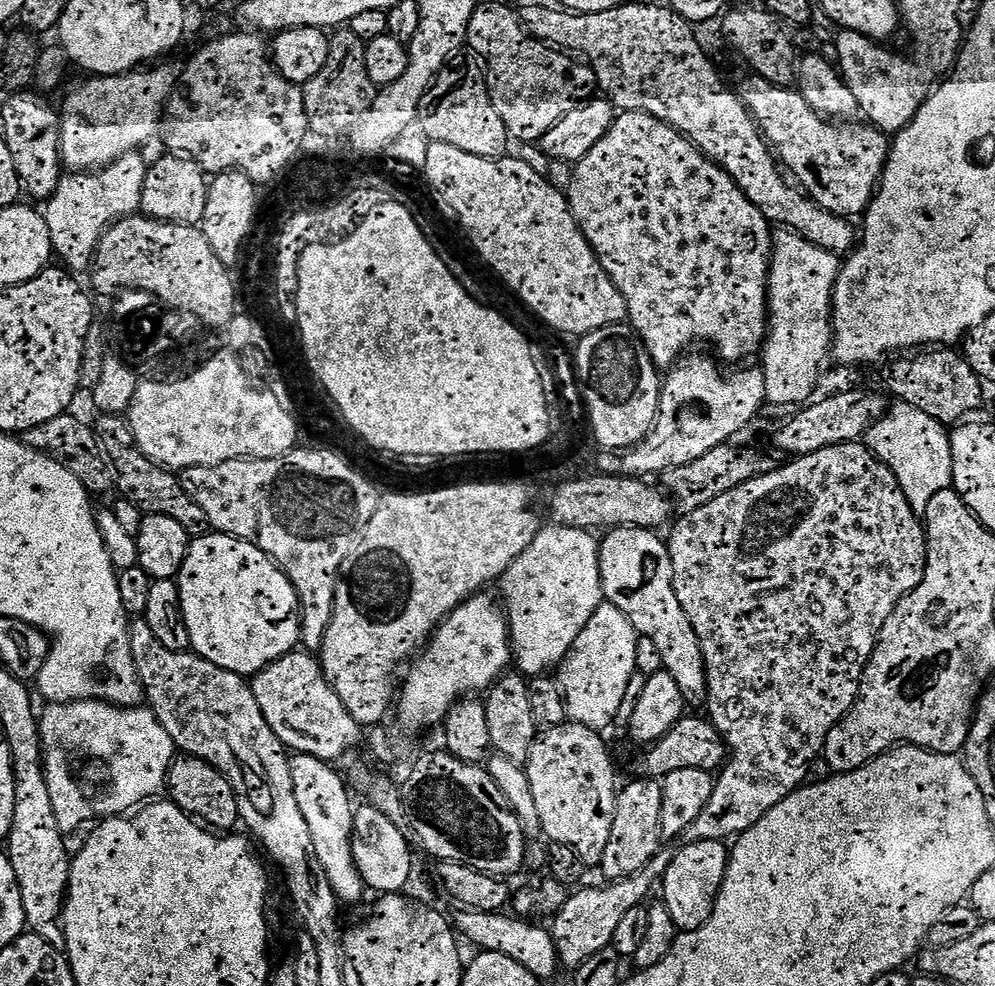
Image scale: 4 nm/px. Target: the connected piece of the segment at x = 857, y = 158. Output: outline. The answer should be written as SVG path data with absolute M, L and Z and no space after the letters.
M759 78L753 81L753 84L746 85L744 92L742 91L742 101L777 161L782 165L783 171L803 189L809 200L825 212L845 218L863 217L868 205L872 203L880 177L884 174L884 166L888 162L889 137L880 129L864 122L859 122L860 124L854 125L853 128L835 128L832 125L835 123L821 122L818 119L816 113L808 107L808 103L801 98L799 91L788 86L773 86Z

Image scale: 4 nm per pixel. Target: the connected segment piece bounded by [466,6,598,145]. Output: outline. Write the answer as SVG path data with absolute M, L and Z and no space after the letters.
M477 7L468 23L466 48L482 65L494 110L513 141L535 145L570 110L597 95L596 79L587 64L540 43L529 35L517 13L504 8Z

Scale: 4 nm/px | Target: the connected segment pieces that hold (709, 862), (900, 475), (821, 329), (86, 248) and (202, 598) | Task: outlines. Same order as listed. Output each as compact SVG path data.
M698 840L685 846L668 868L662 900L667 904L677 929L695 930L701 928L716 909L716 899L728 876L730 848L722 840Z
M897 403L883 419L871 426L866 443L875 451L877 458L891 470L894 478L898 478L898 486L902 486L910 506L917 514L924 513L934 494L952 488L952 438L949 429L930 418L930 414L922 414L922 410L909 404Z
M780 230L775 233L772 262L768 265L770 323L766 343L762 349L762 371L766 386L764 399L768 404L783 406L794 403L800 406L813 399L812 391L820 380L820 371L834 352L832 295L836 289L836 279L840 277L841 267L842 260L837 253L814 246L809 240L799 236L799 233L791 230Z
M128 153L121 159L116 160L108 168L101 169L97 176L92 174L66 174L60 179L55 194L47 201L44 208L44 220L47 222L47 229L50 230L53 253L62 261L69 271L73 273L89 271L95 252L101 237L117 220L126 216L135 215L141 206L142 186L145 185L145 174L148 169L141 153Z
M213 531L211 535L200 536L197 540L195 537L189 543L186 562L178 577L180 605L190 634L190 648L202 659L214 662L214 666L222 666L222 670L251 678L301 643L300 599L288 575L275 560L258 550L258 546L224 532Z

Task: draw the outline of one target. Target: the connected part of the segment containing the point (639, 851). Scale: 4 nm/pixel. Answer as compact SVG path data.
M636 778L633 784L619 789L616 798L616 817L612 838L602 861L602 869L609 881L625 880L641 875L644 868L660 852L660 836L664 832L664 785L656 778Z

